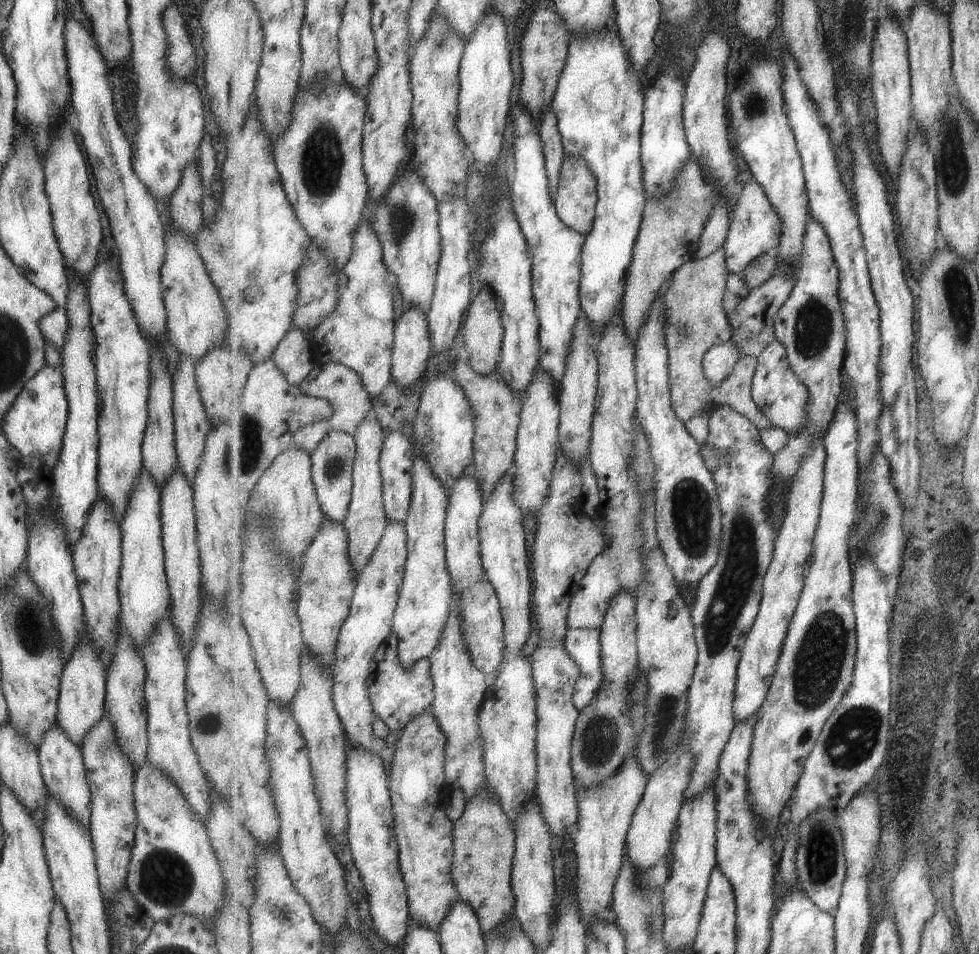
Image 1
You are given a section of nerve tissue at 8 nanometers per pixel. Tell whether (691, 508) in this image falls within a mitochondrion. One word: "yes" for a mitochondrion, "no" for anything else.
yes

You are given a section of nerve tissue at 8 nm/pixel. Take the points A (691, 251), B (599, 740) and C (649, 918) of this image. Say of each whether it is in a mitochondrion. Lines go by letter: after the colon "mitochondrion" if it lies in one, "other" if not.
A: other
B: mitochondrion
C: mitochondrion

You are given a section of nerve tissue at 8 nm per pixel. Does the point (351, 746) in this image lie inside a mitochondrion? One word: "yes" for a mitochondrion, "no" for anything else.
no

